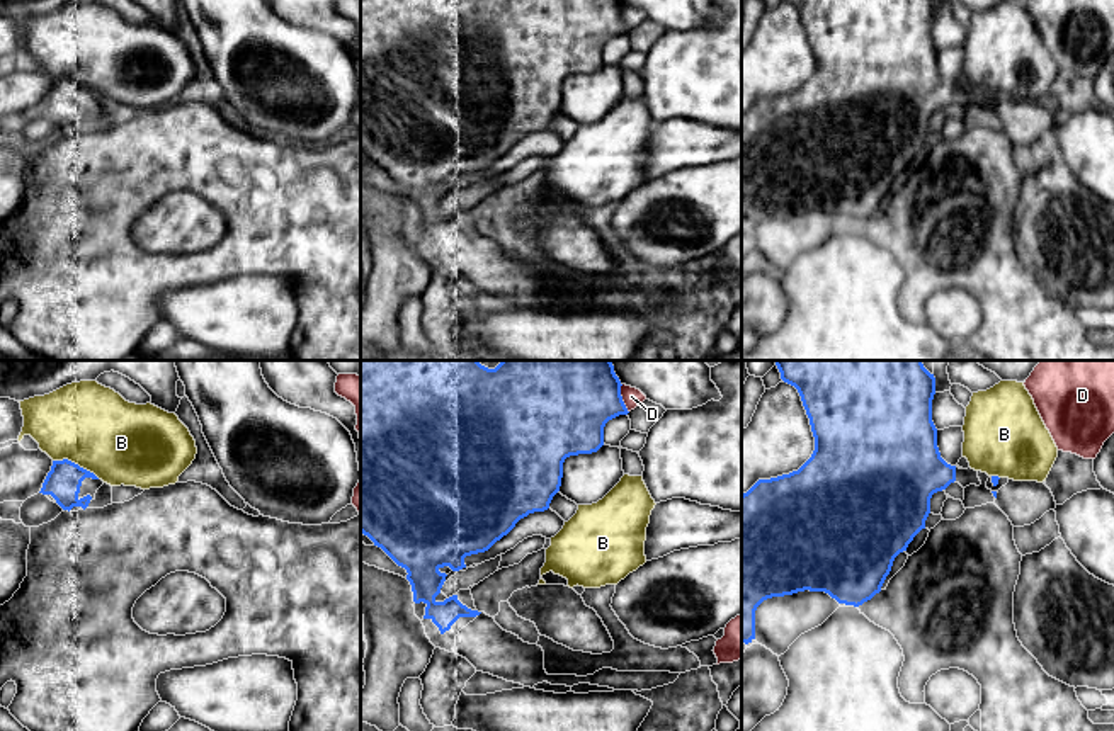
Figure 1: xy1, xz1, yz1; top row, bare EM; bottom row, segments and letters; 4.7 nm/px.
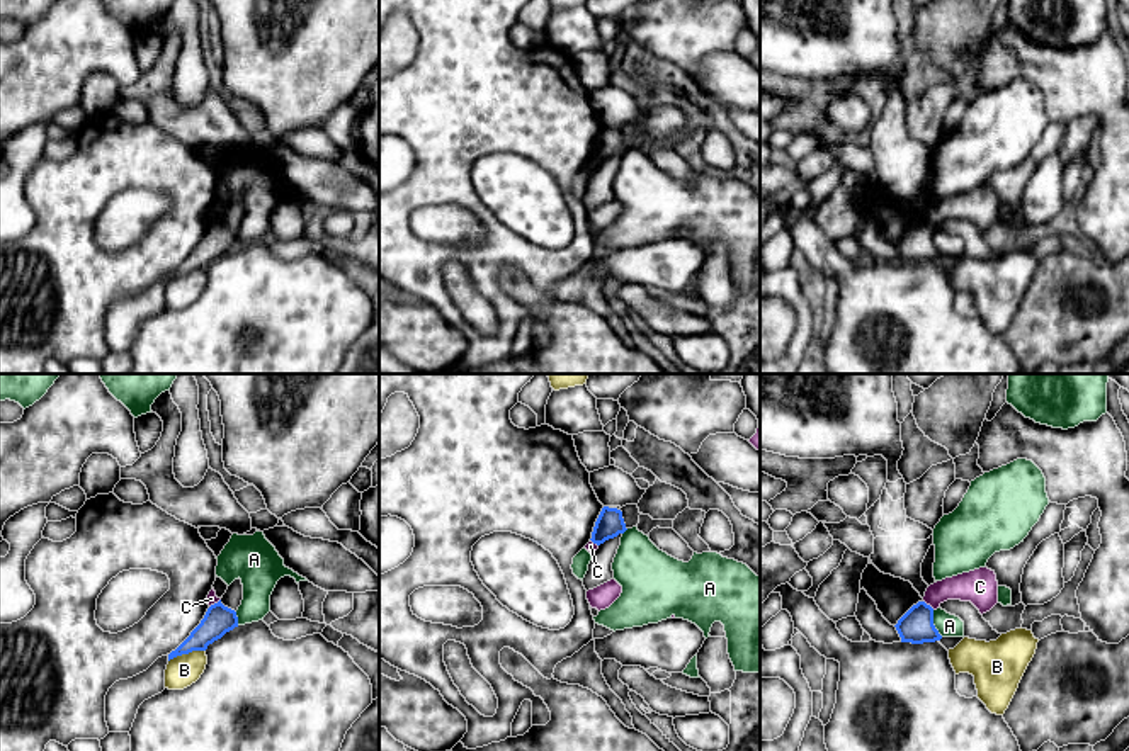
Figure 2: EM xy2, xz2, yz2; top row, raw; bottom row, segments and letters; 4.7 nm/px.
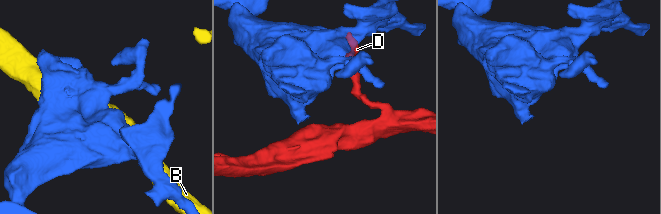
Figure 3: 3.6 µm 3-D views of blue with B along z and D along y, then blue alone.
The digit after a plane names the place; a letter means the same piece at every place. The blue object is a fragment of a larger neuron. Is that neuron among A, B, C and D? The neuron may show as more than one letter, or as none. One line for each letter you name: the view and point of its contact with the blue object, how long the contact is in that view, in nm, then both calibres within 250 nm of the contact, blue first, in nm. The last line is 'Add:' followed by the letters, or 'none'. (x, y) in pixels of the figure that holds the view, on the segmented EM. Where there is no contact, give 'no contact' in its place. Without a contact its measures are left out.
Add: none

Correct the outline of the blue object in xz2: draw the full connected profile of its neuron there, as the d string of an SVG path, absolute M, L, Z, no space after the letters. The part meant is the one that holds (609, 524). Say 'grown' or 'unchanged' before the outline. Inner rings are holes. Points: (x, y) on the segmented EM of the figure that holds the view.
unchanged | M604 506L595 522L590 540L593 544L600 545L609 539L614 539L619 534L624 534L626 530L627 528L626 528L624 518L622 518L622 511L617 508Z

